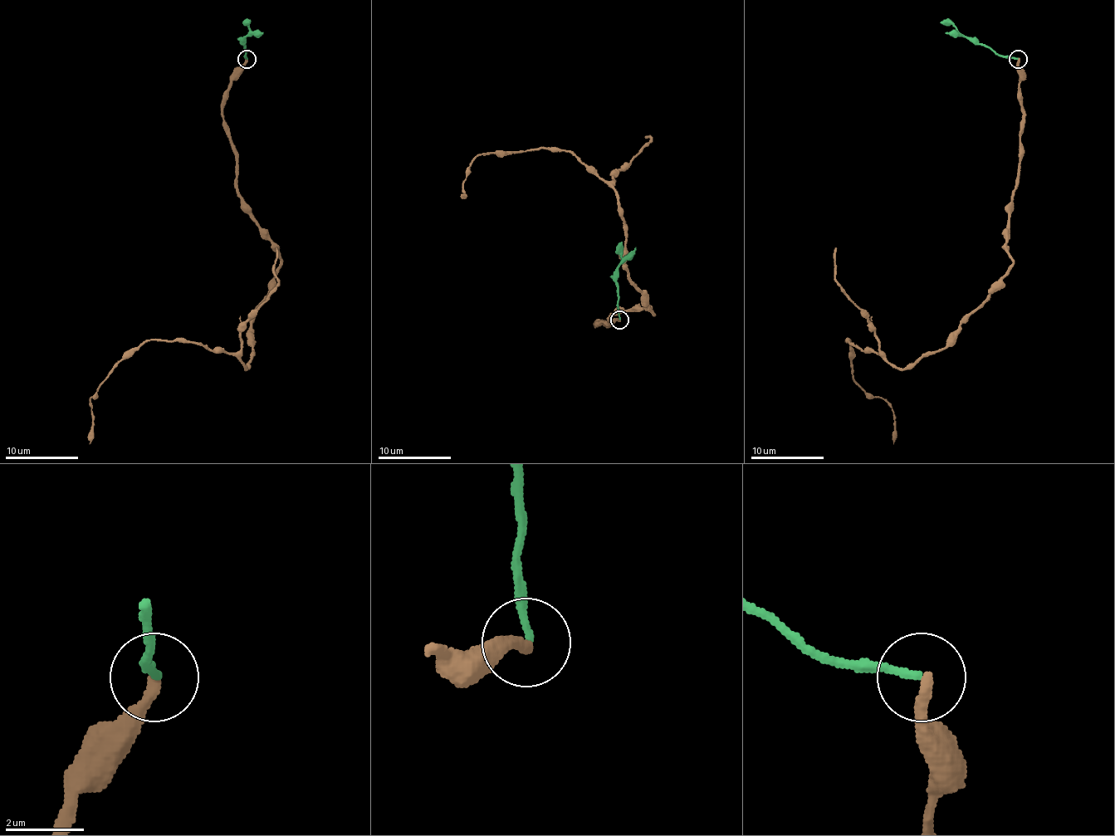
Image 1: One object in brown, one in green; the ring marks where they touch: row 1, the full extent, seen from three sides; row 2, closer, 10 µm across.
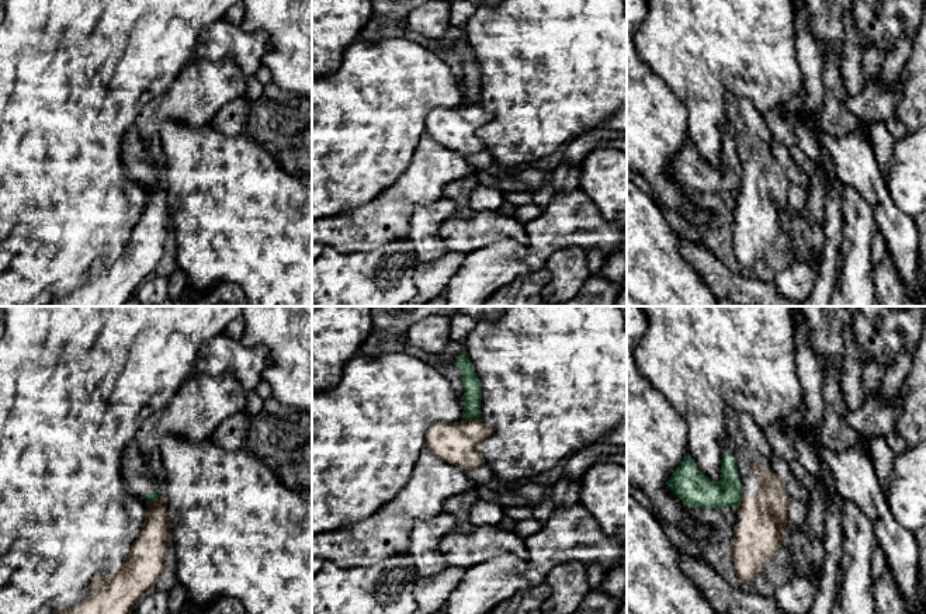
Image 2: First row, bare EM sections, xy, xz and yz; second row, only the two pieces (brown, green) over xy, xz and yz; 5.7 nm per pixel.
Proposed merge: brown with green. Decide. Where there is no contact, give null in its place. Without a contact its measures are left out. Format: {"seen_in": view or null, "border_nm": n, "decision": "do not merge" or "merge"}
{"seen_in": "xy", "border_nm": 100, "decision": "do not merge"}

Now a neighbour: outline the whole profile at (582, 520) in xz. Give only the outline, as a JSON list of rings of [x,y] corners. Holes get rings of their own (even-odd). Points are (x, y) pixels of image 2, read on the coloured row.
[[[579,502],[556,509],[531,537],[524,538],[530,558],[499,555],[468,568],[445,603],[447,614],[489,614],[520,590],[545,583],[548,573],[566,562],[600,565],[607,573],[620,566],[627,549],[618,537],[607,537],[594,516]]]

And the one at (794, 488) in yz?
[[[776,457],[773,459],[773,472],[780,478],[791,499],[809,504],[811,492],[795,478],[785,459]]]

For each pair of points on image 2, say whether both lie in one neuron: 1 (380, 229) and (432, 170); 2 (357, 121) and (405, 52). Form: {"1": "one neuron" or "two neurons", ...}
{"1": "one neuron", "2": "one neuron"}

